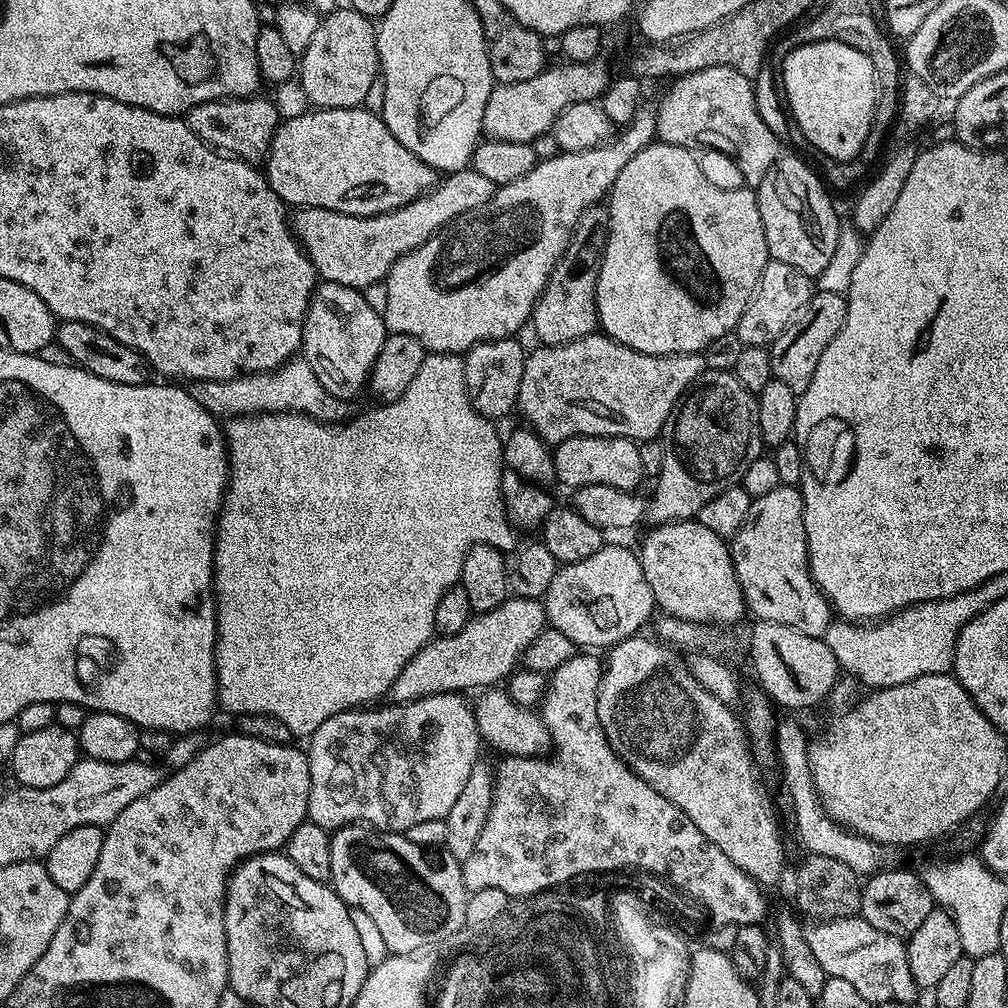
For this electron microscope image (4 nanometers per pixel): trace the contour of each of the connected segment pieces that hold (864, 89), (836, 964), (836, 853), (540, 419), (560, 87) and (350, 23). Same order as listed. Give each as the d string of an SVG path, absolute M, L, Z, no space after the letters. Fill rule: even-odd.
M823 40L798 46L798 50L794 50L784 59L782 71L784 96L788 99L788 108L792 111L801 134L822 155L829 156L832 160L854 160L870 134L876 115L876 79L874 66L870 66L870 58L866 58L862 50L854 50L854 46L846 46L837 40Z
M847 916L837 920L826 920L809 927L806 942L810 942L810 951L818 958L822 970L827 976L842 978L866 998L869 1006L882 1006L886 1002L902 1002L912 1006L918 995L914 974L910 970L908 949L899 936L882 934L874 930L863 916Z
M784 719L779 721L776 728L776 760L778 765L780 764L780 780L784 783L784 792L788 795L788 804L792 807L792 824L796 827L796 840L805 848L803 851L813 856L826 854L826 858L838 858L838 862L846 862L846 866L850 866L850 870L854 870L862 878L867 878L877 871L881 867L881 845L875 844L870 838L860 836L856 832L848 831L838 822L834 822L834 818L830 818L830 814L826 814L826 810L816 793L816 788L812 785L812 775L808 762L808 744L805 741L800 741L800 724L798 721Z
M603 334L583 336L581 340L571 340L565 344L550 344L547 346L536 346L536 349L529 351L524 357L524 369L522 370L522 386L518 386L518 412L524 415L523 423L531 428L544 439L545 444L555 446L566 442L575 436L624 436L627 440L655 440L664 431L670 414L680 397L687 392L689 386L705 372L706 365L704 357L699 352L682 352L675 356L651 356L642 354L630 346L620 344Z
M600 62L559 63L553 68L552 65L545 67L544 71L526 82L496 84L486 102L486 114L482 114L483 135L490 140L531 144L539 136L549 135L553 131L556 119L572 103L595 101L607 90L610 73Z
M337 6L321 19L310 46L298 56L298 80L313 109L359 108L369 87L380 76L380 55L376 45L377 25L350 6Z

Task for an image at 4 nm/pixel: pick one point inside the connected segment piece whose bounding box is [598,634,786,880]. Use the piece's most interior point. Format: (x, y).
(663, 724)

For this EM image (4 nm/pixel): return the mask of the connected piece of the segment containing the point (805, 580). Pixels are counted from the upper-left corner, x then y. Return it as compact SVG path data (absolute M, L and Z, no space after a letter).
M781 486L770 490L770 494L755 497L750 506L750 514L746 514L746 522L742 522L738 534L731 537L730 547L734 574L740 583L747 611L751 615L753 612L757 621L782 623L802 634L823 637L828 625L834 619L834 613L828 599L824 597L823 590L816 585L808 569L808 540L804 536L799 487Z

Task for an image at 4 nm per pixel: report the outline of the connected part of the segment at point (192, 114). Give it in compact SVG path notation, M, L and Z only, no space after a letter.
M253 94L230 100L202 102L187 112L186 123L194 134L198 134L198 138L202 138L217 152L259 165L268 155L276 129L282 123L282 115L264 94Z

